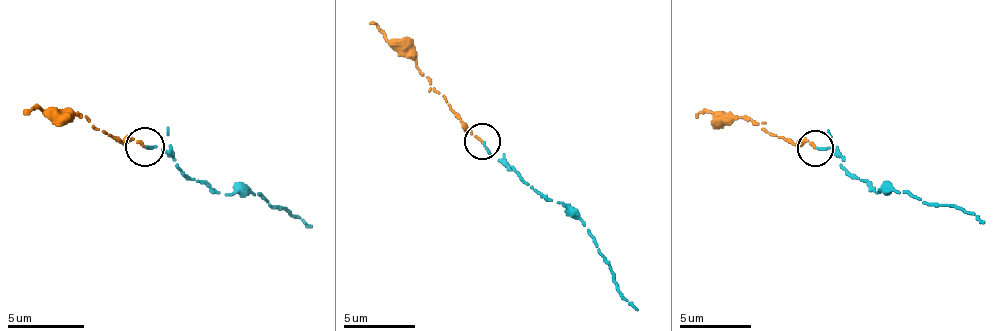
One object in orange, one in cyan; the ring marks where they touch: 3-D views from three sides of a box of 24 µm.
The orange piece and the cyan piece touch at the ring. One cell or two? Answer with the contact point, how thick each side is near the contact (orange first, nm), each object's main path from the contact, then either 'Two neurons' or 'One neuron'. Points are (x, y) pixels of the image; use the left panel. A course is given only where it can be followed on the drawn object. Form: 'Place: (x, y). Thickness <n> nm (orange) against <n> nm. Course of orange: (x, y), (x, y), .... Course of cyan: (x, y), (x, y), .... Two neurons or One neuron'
Place: (144, 146). Thickness 180 nm (orange) against 220 nm. Course of orange: (144, 145), (132, 138), (105, 134), (78, 115), (32, 107), (24, 115). Course of cyan: (147, 145), (155, 145), (186, 176), (228, 195), (251, 191), (270, 207), (289, 211), (312, 226). Two neurons

